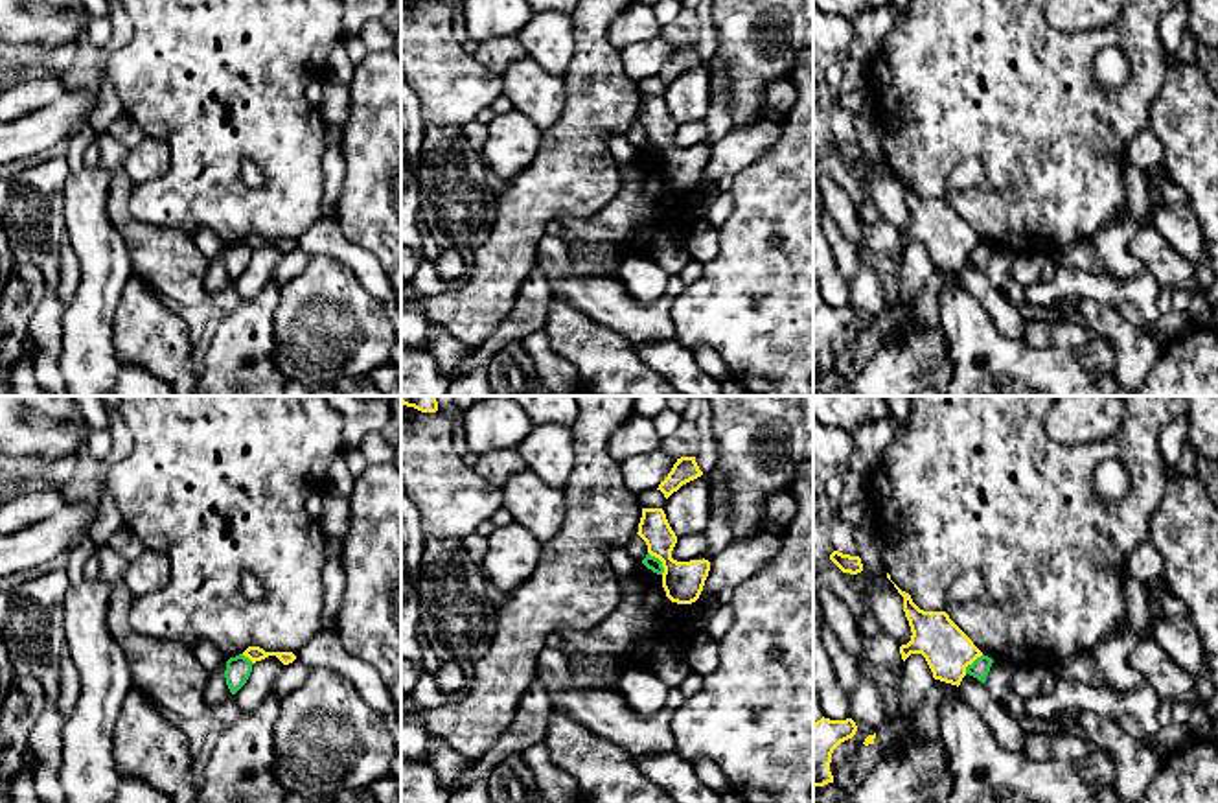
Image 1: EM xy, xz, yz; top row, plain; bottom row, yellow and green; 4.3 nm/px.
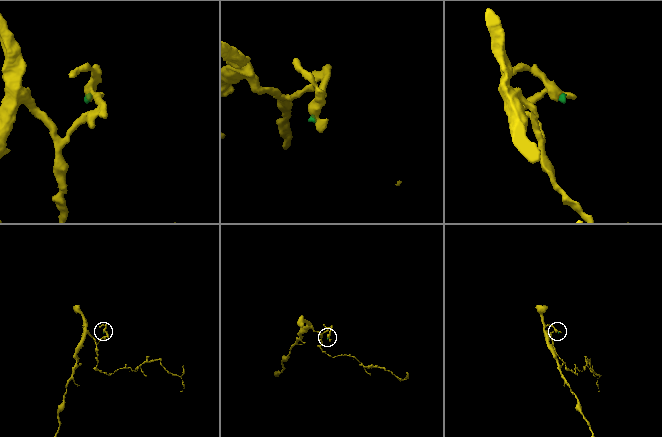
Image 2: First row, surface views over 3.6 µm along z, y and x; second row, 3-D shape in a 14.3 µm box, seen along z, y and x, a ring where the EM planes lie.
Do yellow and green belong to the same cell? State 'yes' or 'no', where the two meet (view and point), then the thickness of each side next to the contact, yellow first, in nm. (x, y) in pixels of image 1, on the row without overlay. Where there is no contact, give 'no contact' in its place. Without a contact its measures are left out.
no; contact xz (661, 148); calibres 180 and 60 nm

